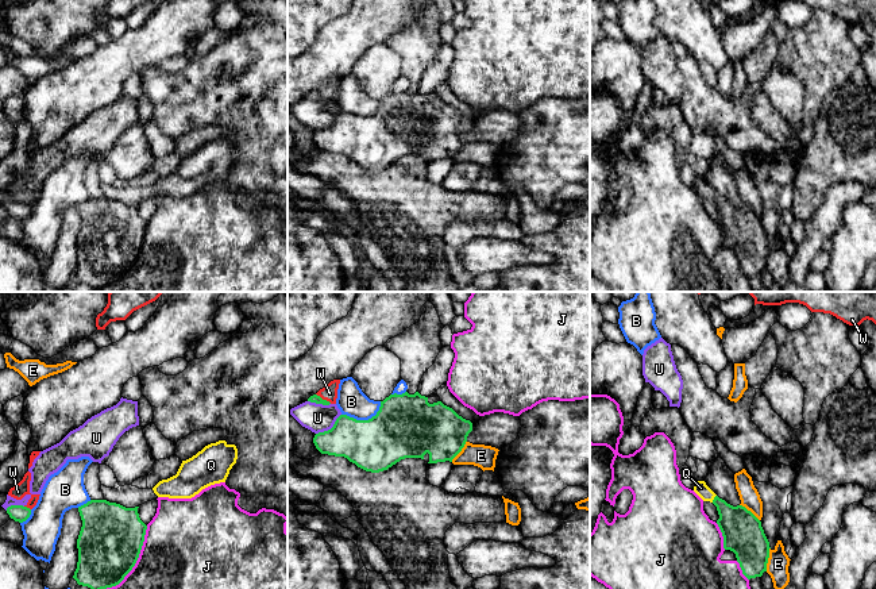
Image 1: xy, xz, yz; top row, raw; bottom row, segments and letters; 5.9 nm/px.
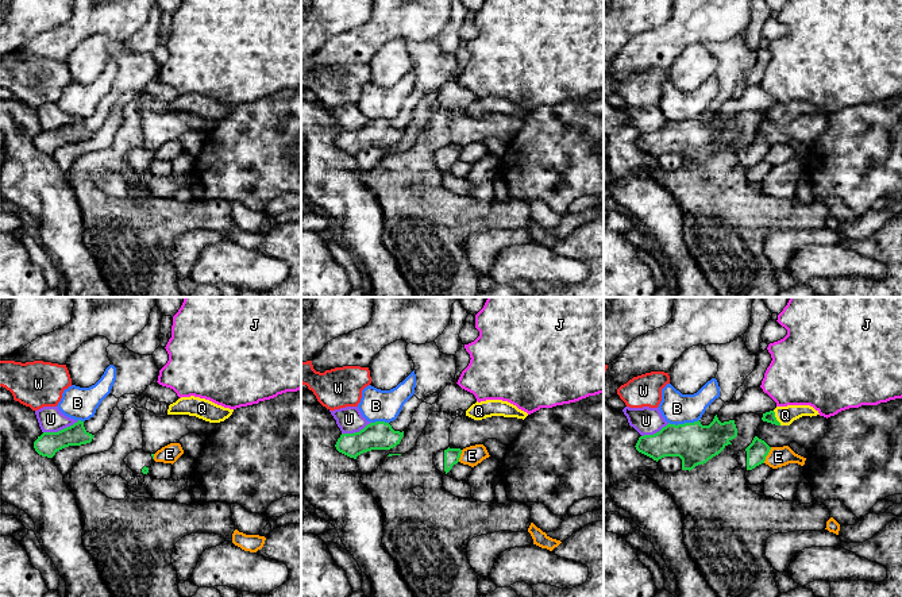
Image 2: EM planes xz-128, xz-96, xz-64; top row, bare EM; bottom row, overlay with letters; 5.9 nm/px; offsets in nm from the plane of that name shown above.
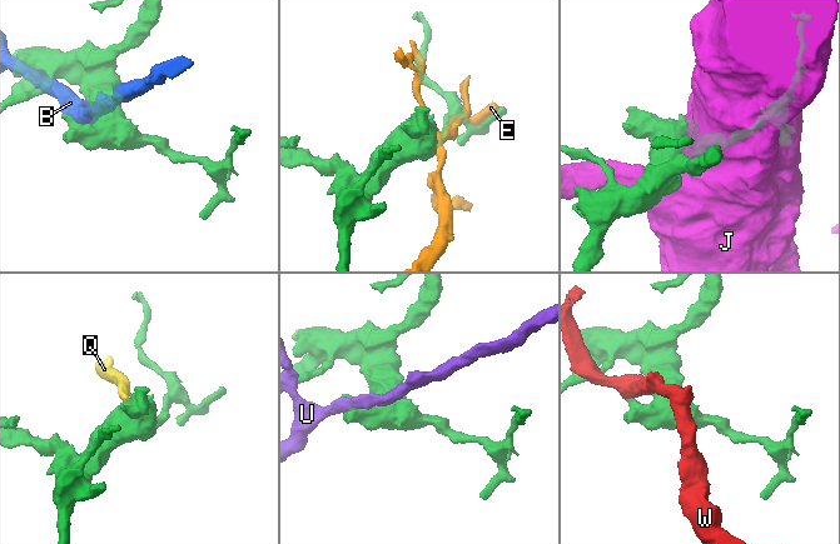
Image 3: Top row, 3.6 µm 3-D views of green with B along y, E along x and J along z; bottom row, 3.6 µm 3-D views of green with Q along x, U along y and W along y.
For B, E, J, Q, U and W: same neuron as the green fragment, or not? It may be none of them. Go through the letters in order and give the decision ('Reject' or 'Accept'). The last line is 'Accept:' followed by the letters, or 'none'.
B: Reject
E: Reject
J: Reject
Q: Accept
U: Reject
W: Reject
Accept: Q

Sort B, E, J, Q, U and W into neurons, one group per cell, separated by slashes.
B / E / J / Q / U / W

